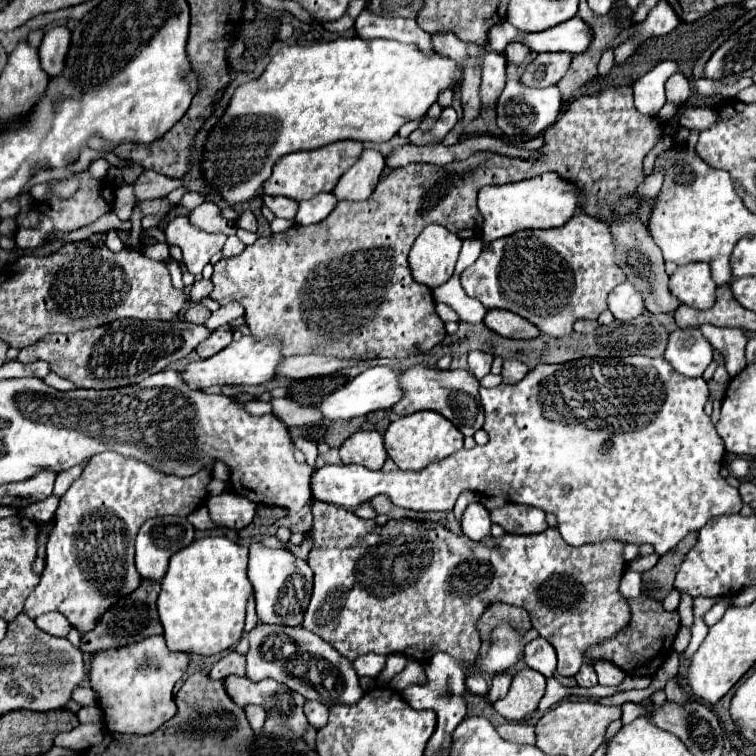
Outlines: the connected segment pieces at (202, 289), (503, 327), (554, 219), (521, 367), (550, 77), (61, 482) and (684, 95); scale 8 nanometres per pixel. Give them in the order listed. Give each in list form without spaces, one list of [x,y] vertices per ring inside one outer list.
[[[206,279],[196,281],[192,285],[192,289],[190,289],[190,301],[192,303],[198,303],[202,297],[208,297],[210,291],[212,291],[212,281],[206,281]]]
[[[502,309],[488,311],[484,317],[484,325],[508,339],[534,339],[540,335],[540,331],[530,321],[524,321],[522,317],[516,317],[514,313]]]
[[[542,173],[516,183],[482,187],[478,193],[478,209],[484,217],[482,241],[492,243],[494,239],[512,235],[520,229],[552,229],[564,225],[564,221],[578,211],[578,191],[556,173]]]
[[[504,359],[502,365],[502,377],[504,383],[518,383],[528,373],[528,367],[516,359]]]
[[[538,53],[538,57],[522,73],[522,81],[528,87],[556,85],[570,69],[572,53]]]
[[[80,463],[80,465],[76,465],[76,467],[72,467],[72,469],[68,469],[68,471],[62,471],[58,477],[56,477],[56,485],[54,485],[54,493],[60,497],[60,495],[64,495],[66,491],[68,491],[68,487],[80,477],[80,473],[82,473],[82,469],[84,469],[84,463]]]
[[[674,73],[666,81],[666,99],[678,105],[684,105],[690,97],[690,83],[682,73]]]

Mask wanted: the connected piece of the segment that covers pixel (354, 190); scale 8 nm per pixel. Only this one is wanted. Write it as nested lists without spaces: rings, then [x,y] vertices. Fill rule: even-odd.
[[[364,149],[356,163],[340,177],[338,185],[334,187],[334,195],[338,199],[348,201],[364,201],[376,189],[380,173],[386,165],[386,159],[376,149]]]

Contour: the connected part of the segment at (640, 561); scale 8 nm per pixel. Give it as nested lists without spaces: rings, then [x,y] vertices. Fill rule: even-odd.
[[[656,553],[646,555],[646,557],[638,557],[638,559],[634,559],[634,561],[628,563],[628,569],[638,571],[638,573],[644,573],[644,571],[652,569],[652,567],[658,563],[658,559],[660,559],[660,555],[656,555]]]

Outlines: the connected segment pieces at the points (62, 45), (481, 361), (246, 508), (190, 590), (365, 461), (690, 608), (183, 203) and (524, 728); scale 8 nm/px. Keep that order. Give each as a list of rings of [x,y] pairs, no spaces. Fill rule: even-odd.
[[[64,25],[46,31],[38,51],[42,67],[48,75],[60,73],[60,65],[64,65],[64,53],[68,53],[68,41],[70,41],[70,31]]]
[[[472,351],[468,355],[468,365],[470,365],[470,373],[476,379],[482,379],[484,375],[490,373],[490,365],[492,365],[492,355],[490,353],[482,353],[482,351]]]
[[[232,493],[210,497],[206,507],[216,525],[230,527],[230,529],[242,529],[250,525],[256,513],[256,503],[248,501],[246,497],[232,495]]]
[[[202,537],[170,557],[170,567],[162,579],[157,610],[164,625],[164,637],[172,651],[214,655],[242,637],[246,601],[252,585],[246,577],[248,549],[226,537]]]
[[[358,431],[340,447],[342,463],[358,463],[372,471],[382,469],[386,457],[384,435],[378,431]]]
[[[680,593],[680,605],[678,605],[678,615],[682,619],[682,625],[690,627],[694,621],[694,597],[688,593]]]
[[[186,193],[182,199],[180,199],[180,203],[178,205],[174,205],[174,207],[184,207],[184,209],[194,209],[196,205],[200,205],[204,201],[204,197],[200,195],[200,193]]]
[[[504,723],[498,727],[498,733],[502,739],[508,739],[512,743],[524,743],[524,745],[536,743],[534,725],[528,723]]]

